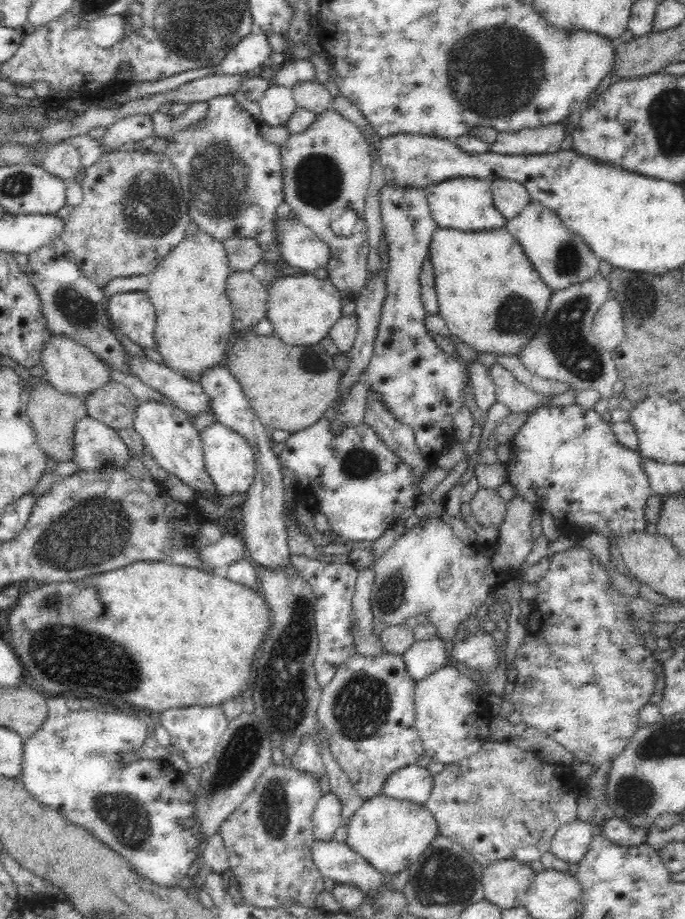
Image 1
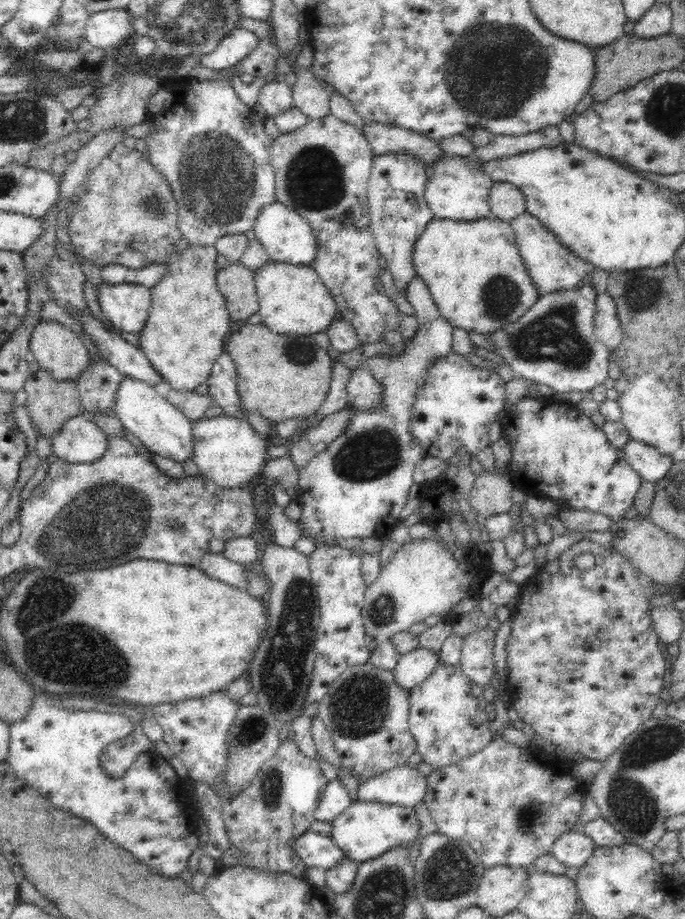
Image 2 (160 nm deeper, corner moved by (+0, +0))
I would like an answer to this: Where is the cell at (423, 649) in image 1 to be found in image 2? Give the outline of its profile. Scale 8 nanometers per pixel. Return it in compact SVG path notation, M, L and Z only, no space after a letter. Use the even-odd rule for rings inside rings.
M418 647L400 656L398 664L392 670L394 681L396 685L400 686L400 689L410 692L432 674L439 662L439 653Z

